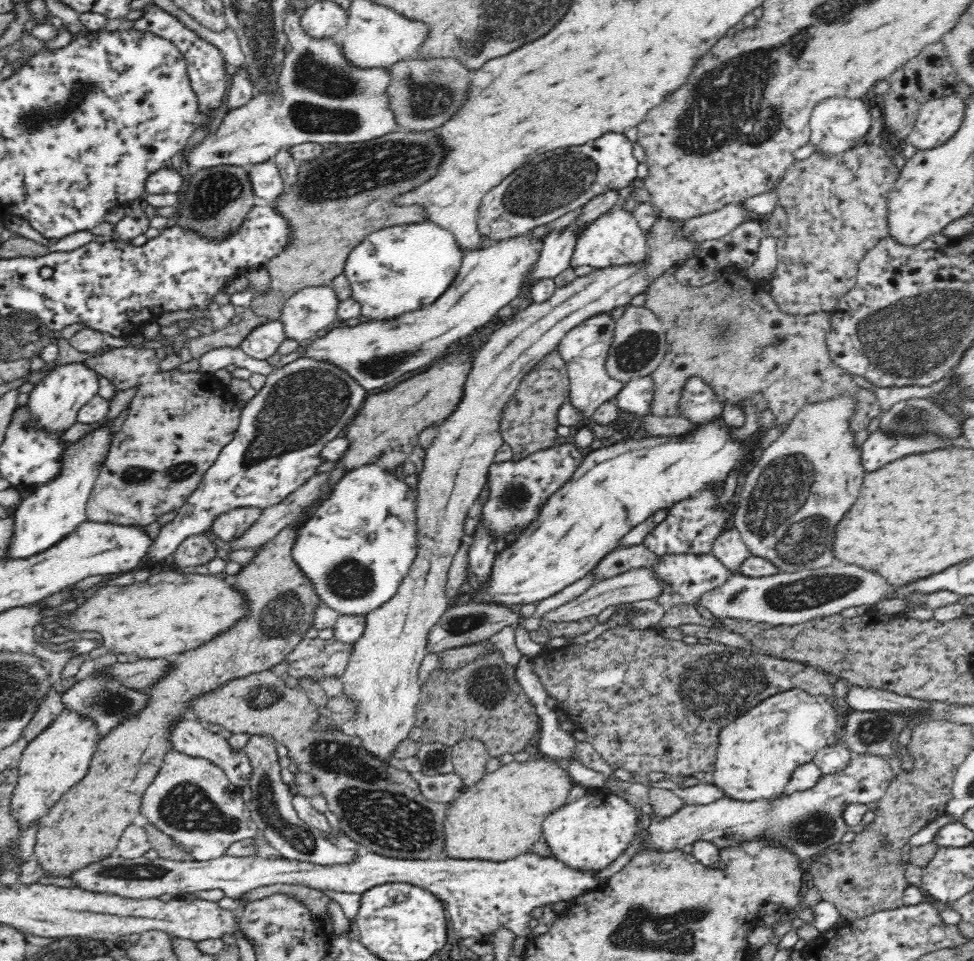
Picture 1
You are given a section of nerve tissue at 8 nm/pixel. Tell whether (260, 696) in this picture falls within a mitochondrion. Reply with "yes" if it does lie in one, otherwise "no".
yes

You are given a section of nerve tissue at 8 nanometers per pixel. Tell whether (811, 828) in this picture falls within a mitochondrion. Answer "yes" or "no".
yes

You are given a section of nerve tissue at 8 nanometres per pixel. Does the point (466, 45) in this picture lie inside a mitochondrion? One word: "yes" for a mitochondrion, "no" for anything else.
yes

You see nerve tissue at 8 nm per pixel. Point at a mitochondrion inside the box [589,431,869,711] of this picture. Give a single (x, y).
(777, 513)

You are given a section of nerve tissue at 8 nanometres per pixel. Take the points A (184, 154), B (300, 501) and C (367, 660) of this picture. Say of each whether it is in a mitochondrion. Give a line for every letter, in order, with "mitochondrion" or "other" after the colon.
A: other
B: other
C: other

